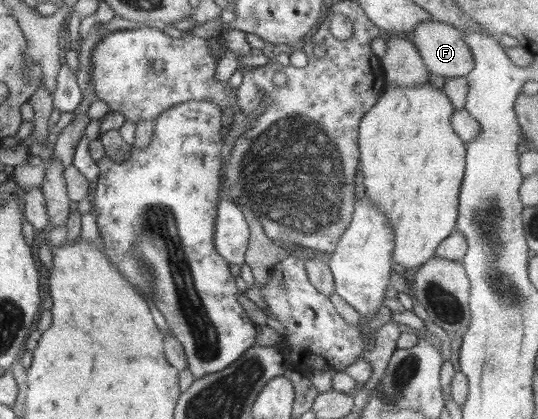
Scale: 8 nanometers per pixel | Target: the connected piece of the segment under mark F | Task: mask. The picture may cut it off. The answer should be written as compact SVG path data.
M434 19L419 22L410 36L429 72L444 78L465 77L475 65L474 57L459 29Z

